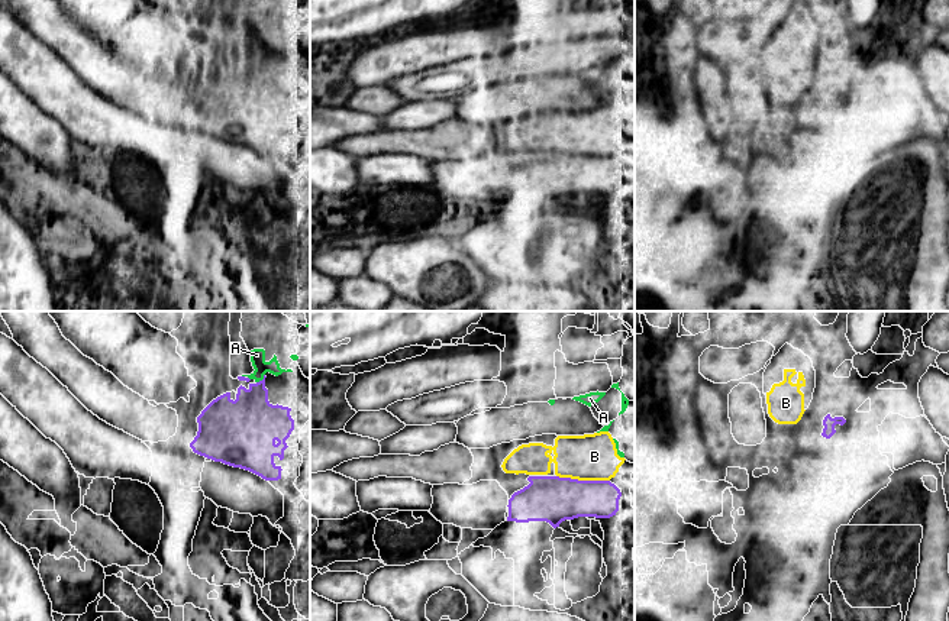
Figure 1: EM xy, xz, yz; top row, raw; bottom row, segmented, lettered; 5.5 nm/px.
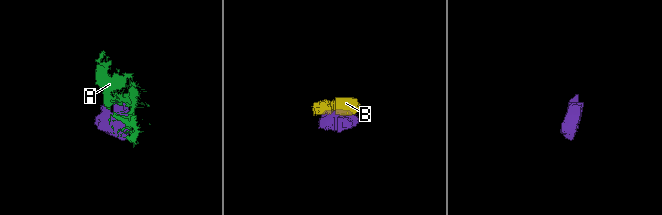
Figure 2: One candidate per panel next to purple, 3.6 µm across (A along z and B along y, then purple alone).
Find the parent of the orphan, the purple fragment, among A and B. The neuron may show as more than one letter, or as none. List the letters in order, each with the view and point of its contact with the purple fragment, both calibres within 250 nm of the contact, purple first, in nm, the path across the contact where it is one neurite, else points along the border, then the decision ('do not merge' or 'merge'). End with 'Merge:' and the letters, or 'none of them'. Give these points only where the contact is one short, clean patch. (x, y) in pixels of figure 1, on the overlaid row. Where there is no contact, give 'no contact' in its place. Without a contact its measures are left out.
A: xy (262, 379) | 300/80 nm | do not merge
B: xz (583, 481) | 260/260 nm | do not merge
Merge: none of them

